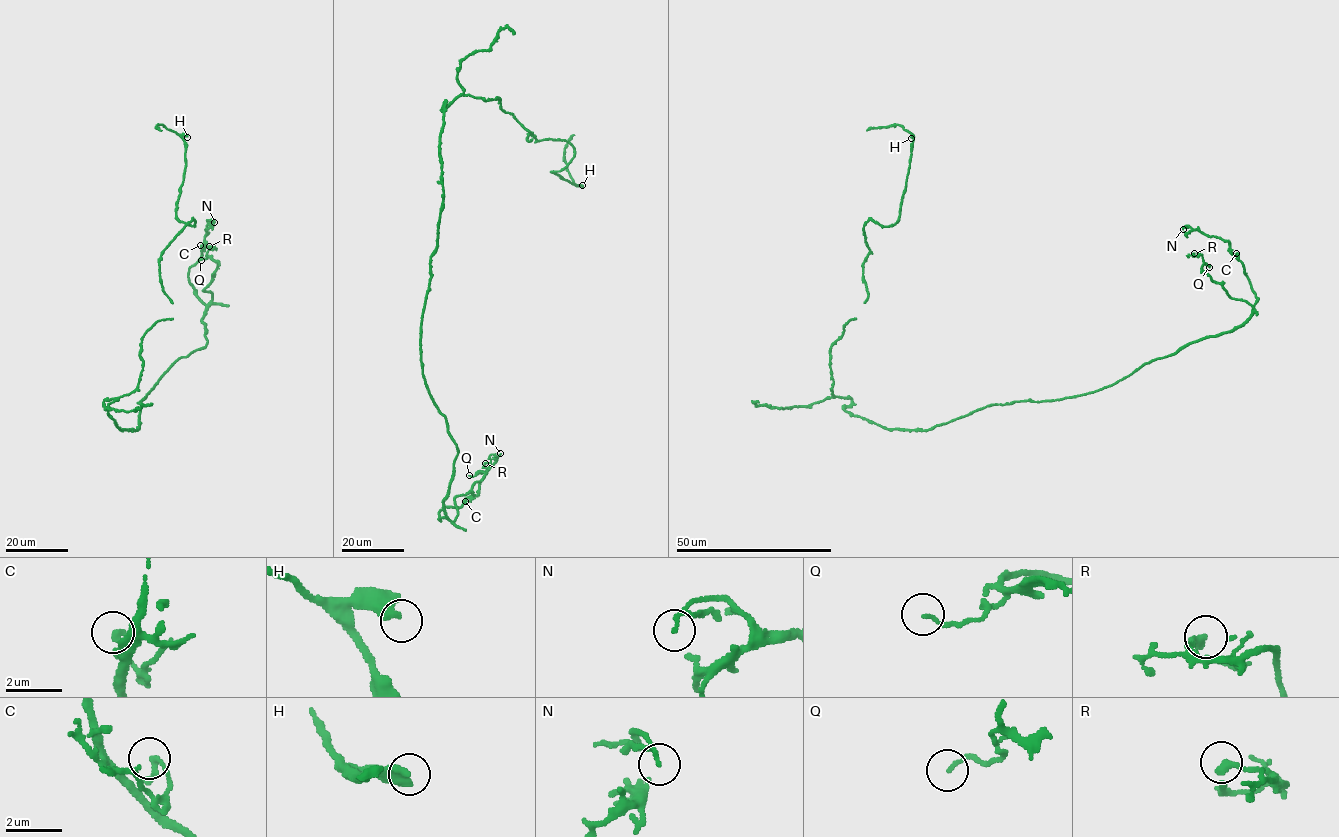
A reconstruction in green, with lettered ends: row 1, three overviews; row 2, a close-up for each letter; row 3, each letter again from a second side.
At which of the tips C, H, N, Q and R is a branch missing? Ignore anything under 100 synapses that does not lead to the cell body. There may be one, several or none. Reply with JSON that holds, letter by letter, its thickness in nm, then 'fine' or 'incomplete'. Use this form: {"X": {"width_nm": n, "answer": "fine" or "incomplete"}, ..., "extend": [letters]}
{"C": {"width_nm": 240, "answer": "fine"}, "H": {"width_nm": 360, "answer": "fine"}, "N": {"width_nm": 110, "answer": "fine"}, "Q": {"width_nm": 120, "answer": "fine"}, "R": {"width_nm": 260, "answer": "fine"}, "extend": []}

